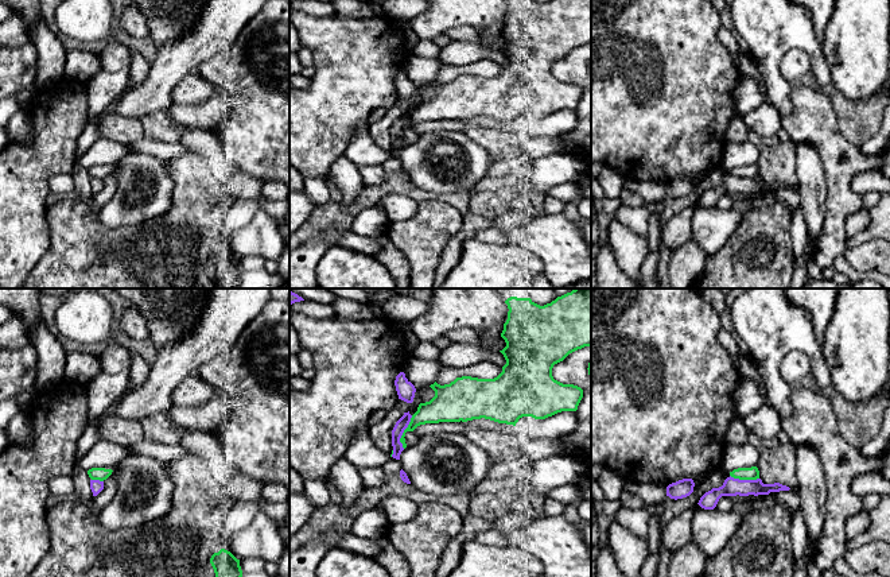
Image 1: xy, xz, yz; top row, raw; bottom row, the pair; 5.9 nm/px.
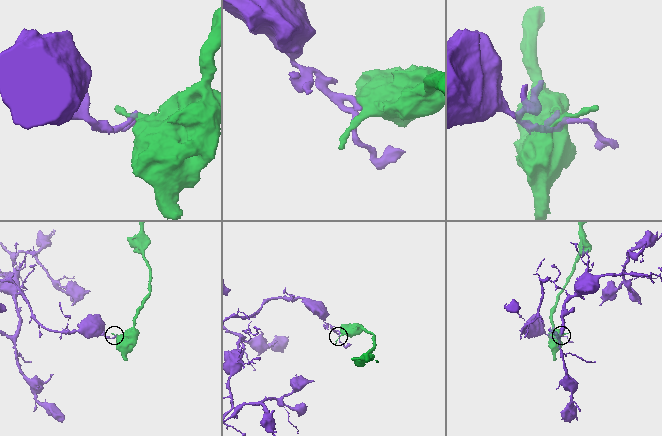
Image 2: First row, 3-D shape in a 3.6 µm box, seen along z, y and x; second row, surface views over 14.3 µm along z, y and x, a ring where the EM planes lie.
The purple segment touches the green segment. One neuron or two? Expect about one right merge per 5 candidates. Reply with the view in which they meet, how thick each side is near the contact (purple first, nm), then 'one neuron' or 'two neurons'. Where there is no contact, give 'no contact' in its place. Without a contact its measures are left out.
meets purple in xz; 70 nm thick on the purple side, 150 nm on the other; two neurons

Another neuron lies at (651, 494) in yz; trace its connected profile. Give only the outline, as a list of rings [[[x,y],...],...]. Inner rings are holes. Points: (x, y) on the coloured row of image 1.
[[[626,481],[625,491],[637,495],[645,507],[664,503],[666,497],[666,487],[657,483]]]

